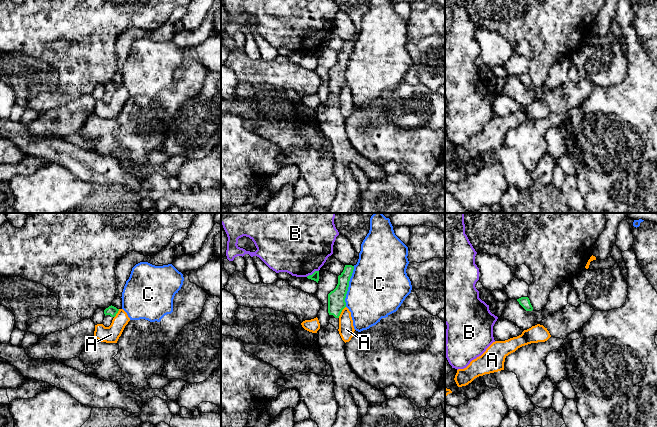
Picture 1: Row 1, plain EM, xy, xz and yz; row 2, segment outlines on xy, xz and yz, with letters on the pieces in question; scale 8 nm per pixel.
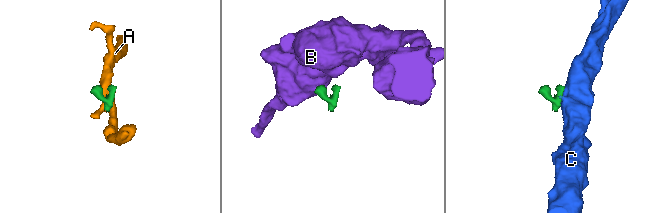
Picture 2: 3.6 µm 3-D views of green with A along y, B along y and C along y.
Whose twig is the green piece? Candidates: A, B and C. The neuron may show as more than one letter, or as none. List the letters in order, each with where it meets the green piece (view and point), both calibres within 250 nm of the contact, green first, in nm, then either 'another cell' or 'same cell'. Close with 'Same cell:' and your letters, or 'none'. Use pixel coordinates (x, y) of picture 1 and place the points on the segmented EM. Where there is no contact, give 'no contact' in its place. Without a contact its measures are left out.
A: meets green in xz at (341, 311); 140 nm thick on the green side, 130 nm on the other; another cell
B: meets green in xz at (313, 273); 60 nm thick on the green side, 480 nm on the other; another cell
C: meets green in xz at (348, 286); 140 nm thick on the green side, 480 nm on the other; another cell
Same cell: none

